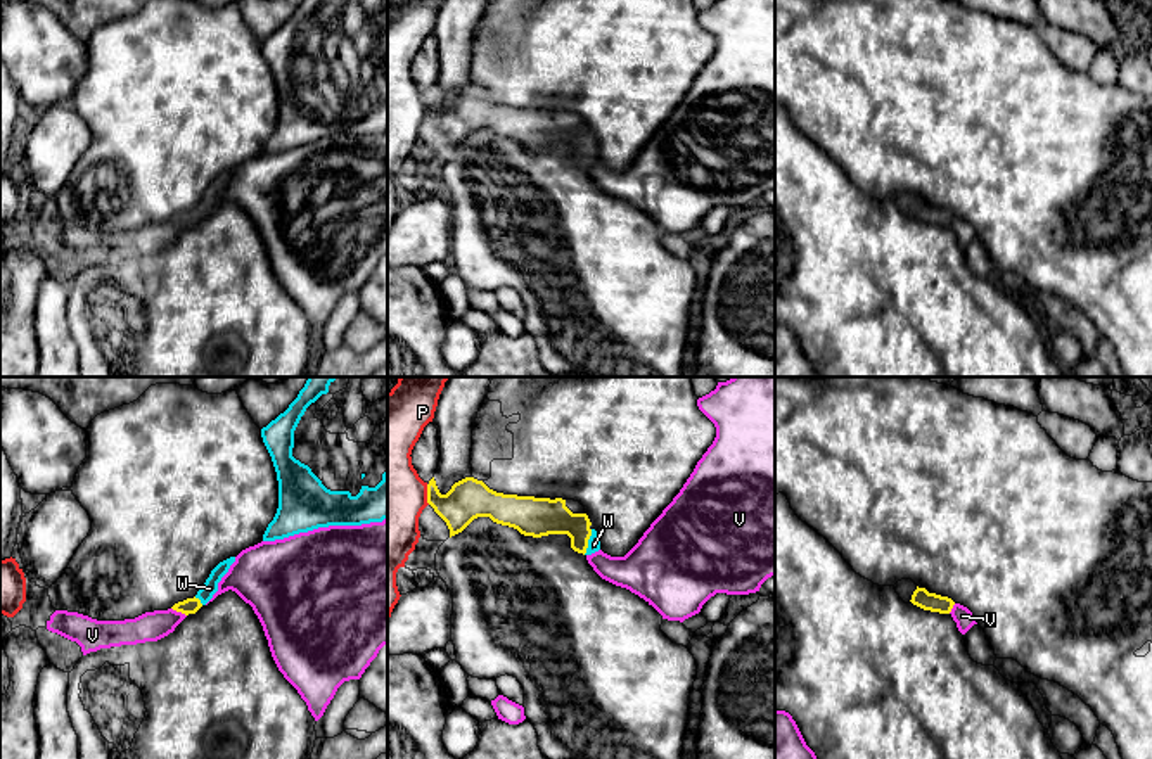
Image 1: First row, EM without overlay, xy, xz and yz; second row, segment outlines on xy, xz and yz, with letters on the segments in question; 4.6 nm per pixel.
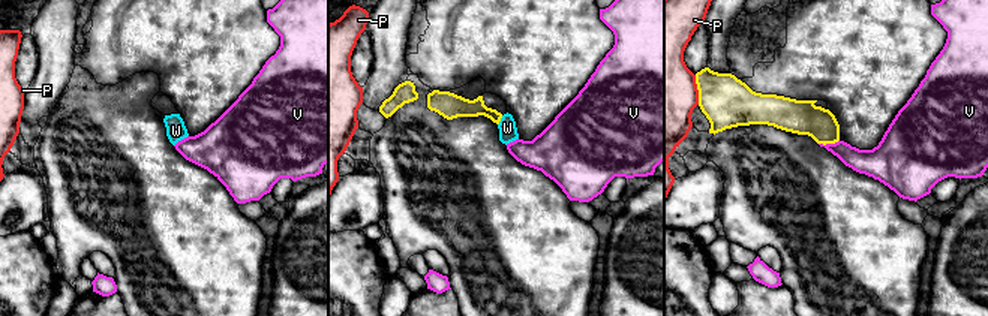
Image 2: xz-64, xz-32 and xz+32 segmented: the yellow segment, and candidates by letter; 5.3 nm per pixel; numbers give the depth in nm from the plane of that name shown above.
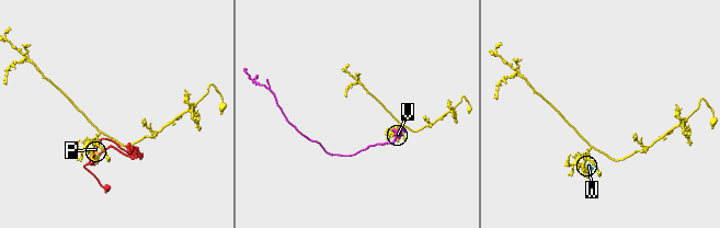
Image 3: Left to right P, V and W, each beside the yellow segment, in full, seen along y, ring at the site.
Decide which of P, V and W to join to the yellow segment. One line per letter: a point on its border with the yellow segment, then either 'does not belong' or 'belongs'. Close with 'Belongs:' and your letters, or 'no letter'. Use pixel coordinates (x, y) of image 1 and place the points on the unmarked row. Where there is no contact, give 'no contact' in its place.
P: meets yellow in xz at (428, 108); does not belong
V: meets yellow in xy at (179, 223); does not belong
W: meets yellow in xz at (587, 154); belongs
Belongs: W

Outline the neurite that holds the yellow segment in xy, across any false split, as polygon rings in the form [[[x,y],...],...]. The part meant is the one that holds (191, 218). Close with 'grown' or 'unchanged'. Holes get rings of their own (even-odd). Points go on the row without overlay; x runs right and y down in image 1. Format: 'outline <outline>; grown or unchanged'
outline [[[230,169],[220,175],[206,192],[204,199],[197,204],[194,211],[175,216],[171,221],[185,228],[195,226],[202,218],[206,218],[213,207],[218,204],[218,195],[228,185],[230,178],[235,175],[235,169]]]; grown

